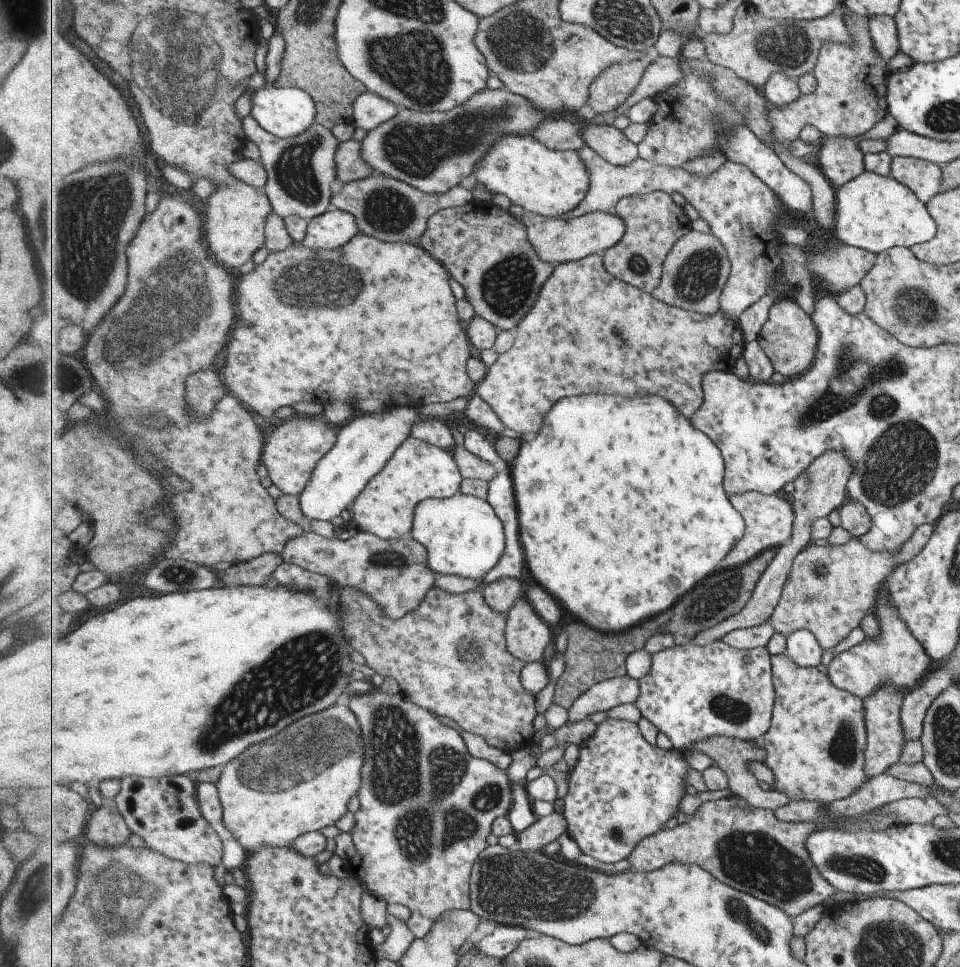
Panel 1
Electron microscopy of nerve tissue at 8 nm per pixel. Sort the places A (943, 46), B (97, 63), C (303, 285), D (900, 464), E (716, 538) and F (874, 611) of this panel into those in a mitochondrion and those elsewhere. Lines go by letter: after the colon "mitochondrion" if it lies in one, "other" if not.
A: other
B: other
C: mitochondrion
D: mitochondrion
E: other
F: other

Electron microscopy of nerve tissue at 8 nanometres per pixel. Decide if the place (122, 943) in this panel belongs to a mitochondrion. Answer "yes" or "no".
yes

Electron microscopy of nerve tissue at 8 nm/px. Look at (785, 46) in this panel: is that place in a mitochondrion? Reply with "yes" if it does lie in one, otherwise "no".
yes

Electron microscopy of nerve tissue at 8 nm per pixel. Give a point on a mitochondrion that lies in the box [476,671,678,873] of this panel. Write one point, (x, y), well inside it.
(617, 832)

